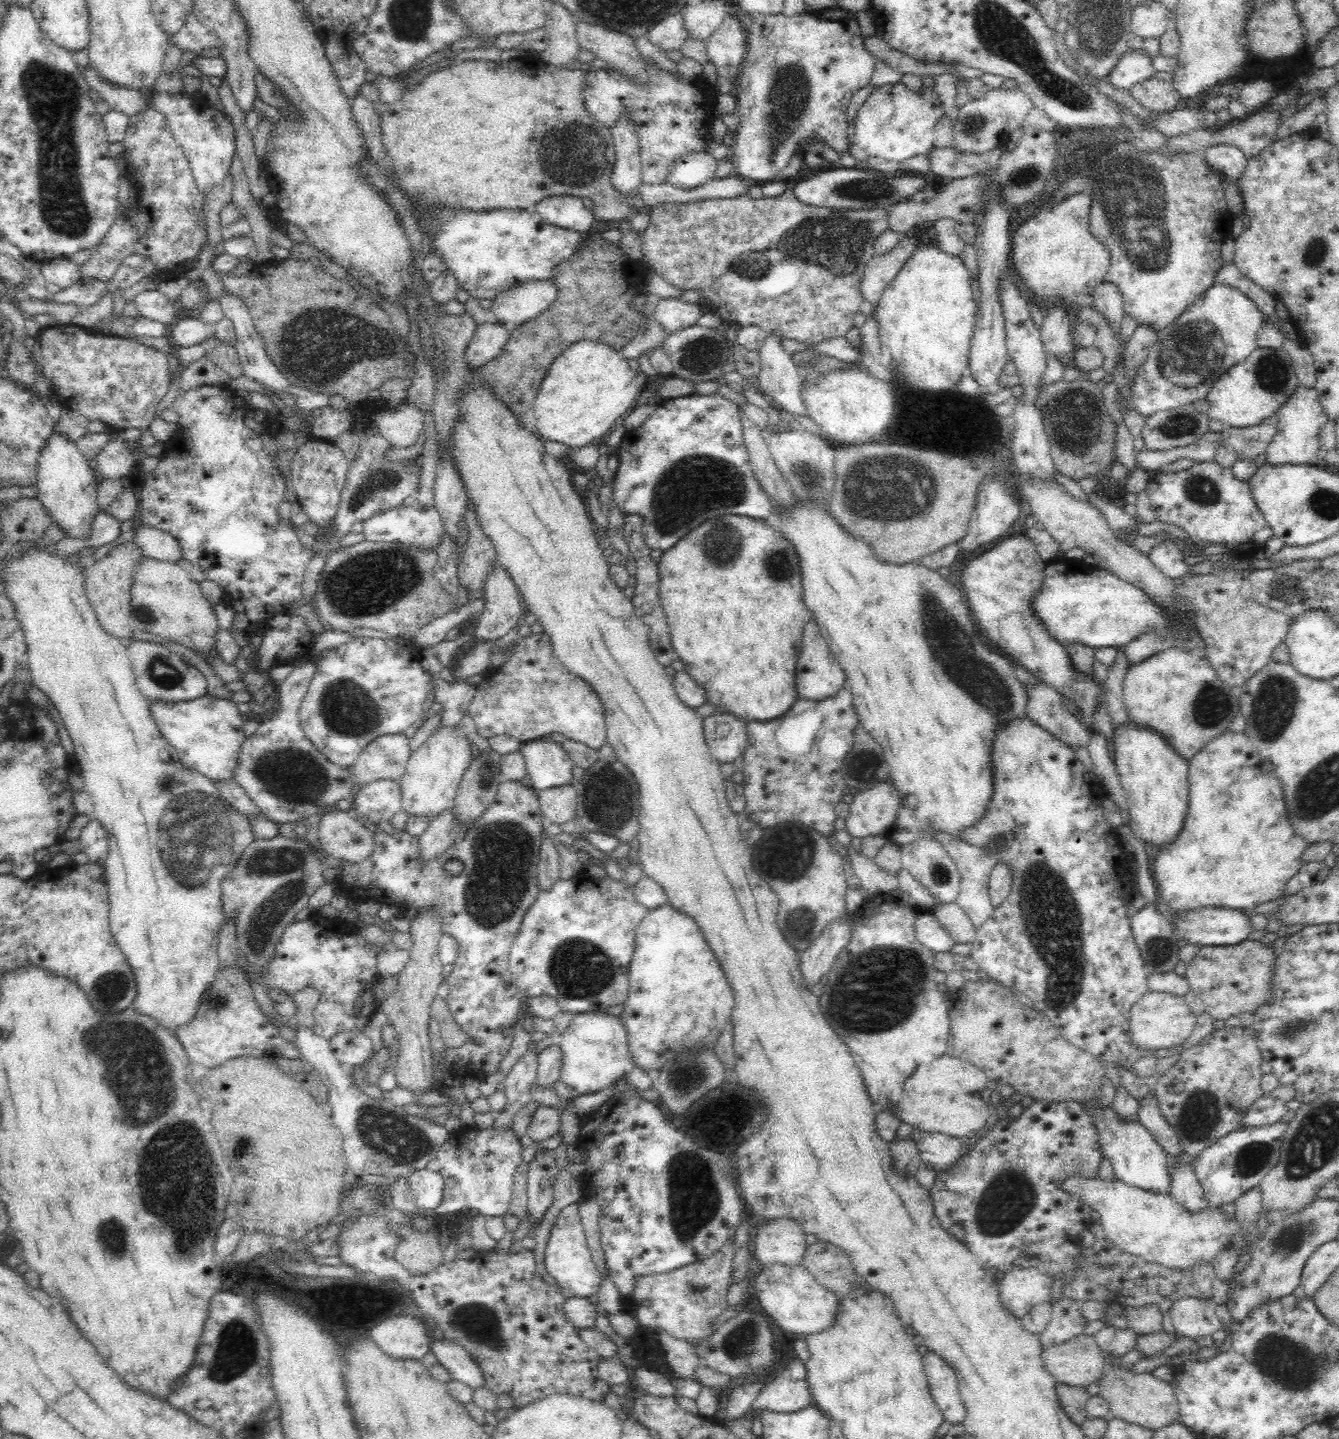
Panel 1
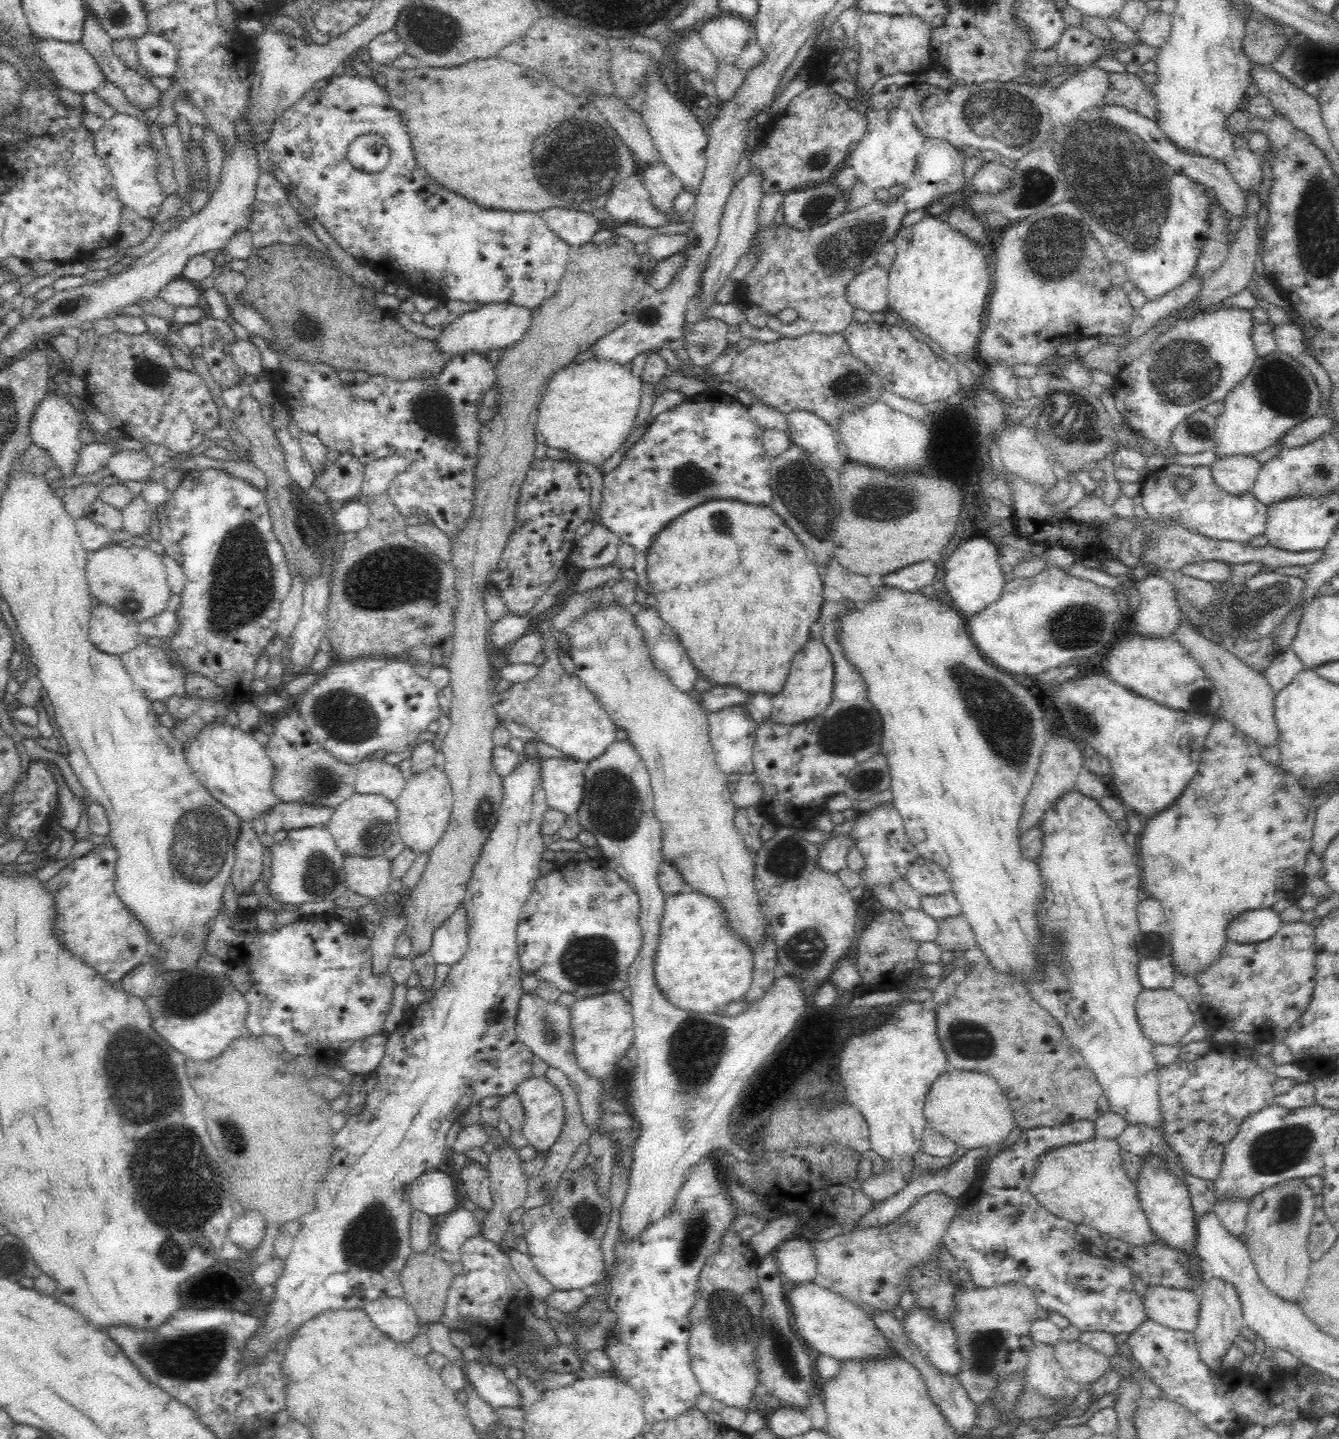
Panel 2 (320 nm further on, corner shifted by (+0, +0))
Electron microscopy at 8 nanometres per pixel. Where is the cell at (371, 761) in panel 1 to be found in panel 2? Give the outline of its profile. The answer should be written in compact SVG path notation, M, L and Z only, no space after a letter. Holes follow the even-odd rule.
M363 759L355 767L354 793L380 794L395 801L405 785L404 776L397 765L378 759Z

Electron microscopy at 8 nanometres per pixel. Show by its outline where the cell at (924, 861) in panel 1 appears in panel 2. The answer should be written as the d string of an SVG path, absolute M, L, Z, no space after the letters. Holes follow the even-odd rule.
M921 857L908 869L907 882L920 897L944 894L952 889L942 867Z

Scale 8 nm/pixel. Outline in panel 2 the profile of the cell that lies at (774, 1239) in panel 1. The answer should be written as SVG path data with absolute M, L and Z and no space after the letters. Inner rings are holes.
M796 1235L781 1242L773 1255L782 1278L799 1284L815 1279L816 1255L811 1240L806 1235Z

